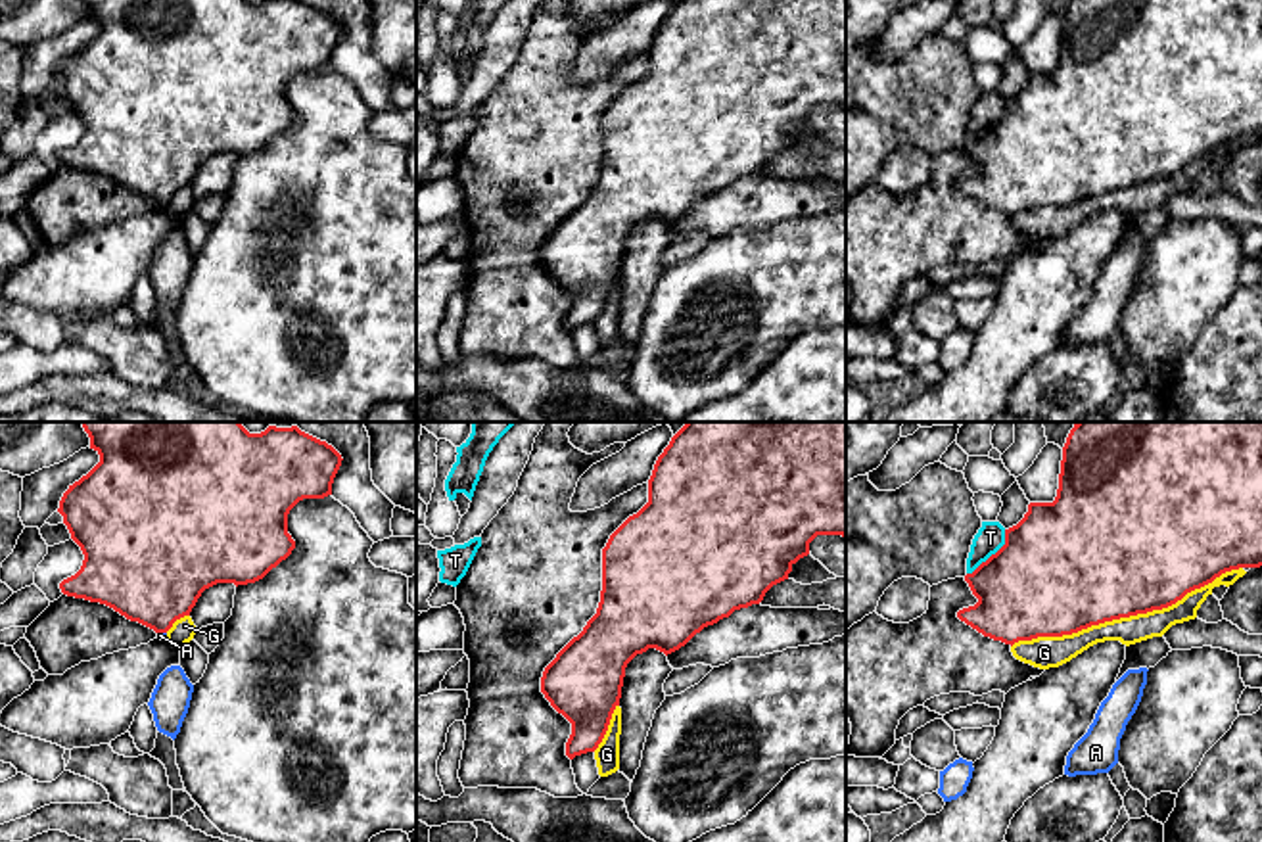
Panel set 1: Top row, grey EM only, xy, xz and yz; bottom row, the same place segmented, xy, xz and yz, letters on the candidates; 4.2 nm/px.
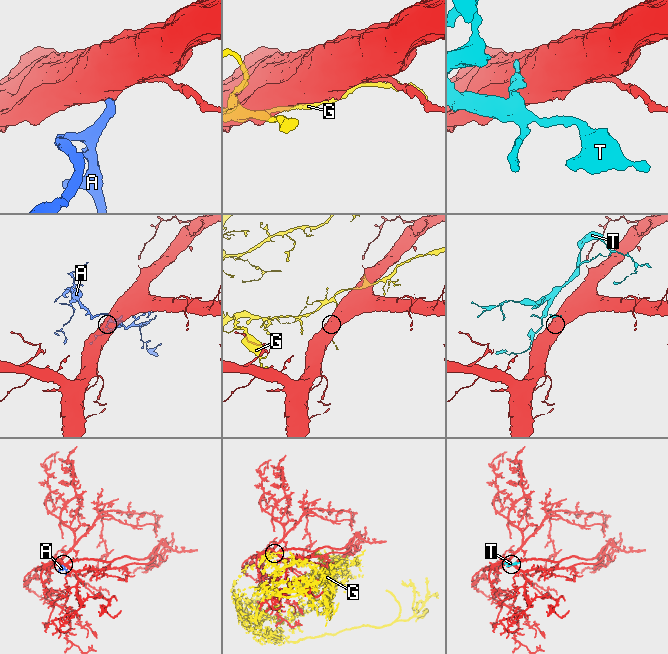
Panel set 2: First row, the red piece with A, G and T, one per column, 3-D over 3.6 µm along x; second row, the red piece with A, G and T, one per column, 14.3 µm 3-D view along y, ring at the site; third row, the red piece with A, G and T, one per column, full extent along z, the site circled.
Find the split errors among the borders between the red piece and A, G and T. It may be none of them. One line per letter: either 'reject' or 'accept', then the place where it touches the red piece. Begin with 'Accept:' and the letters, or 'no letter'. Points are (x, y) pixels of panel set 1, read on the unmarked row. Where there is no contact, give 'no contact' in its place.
Accept: A
A: accept; contact xy (162, 202)
G: reject; contact yz (1126, 187)
T: reject; contact yz (992, 125)

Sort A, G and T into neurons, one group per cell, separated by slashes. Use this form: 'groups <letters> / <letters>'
groups A / G / T

